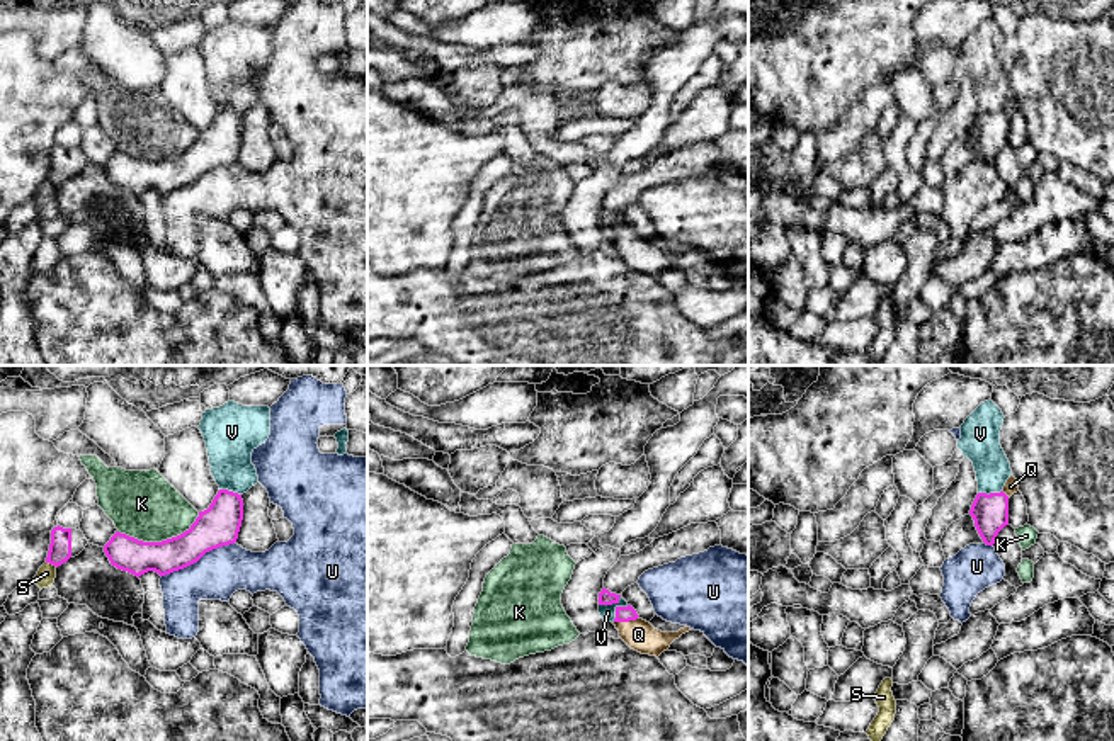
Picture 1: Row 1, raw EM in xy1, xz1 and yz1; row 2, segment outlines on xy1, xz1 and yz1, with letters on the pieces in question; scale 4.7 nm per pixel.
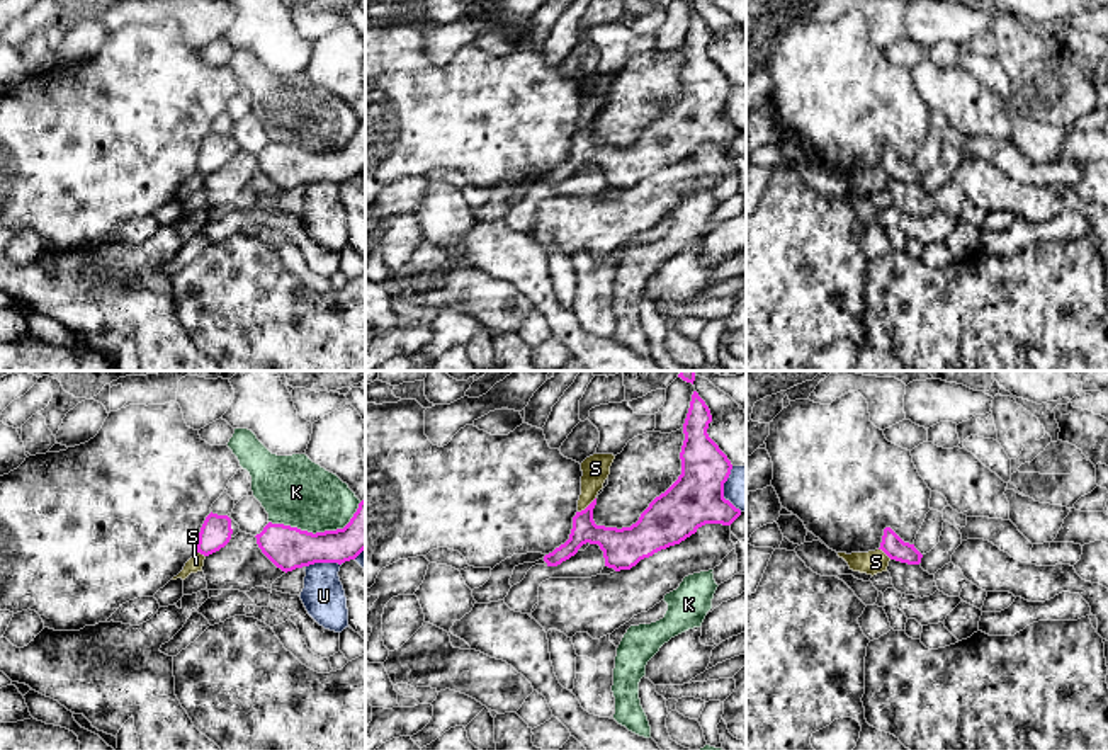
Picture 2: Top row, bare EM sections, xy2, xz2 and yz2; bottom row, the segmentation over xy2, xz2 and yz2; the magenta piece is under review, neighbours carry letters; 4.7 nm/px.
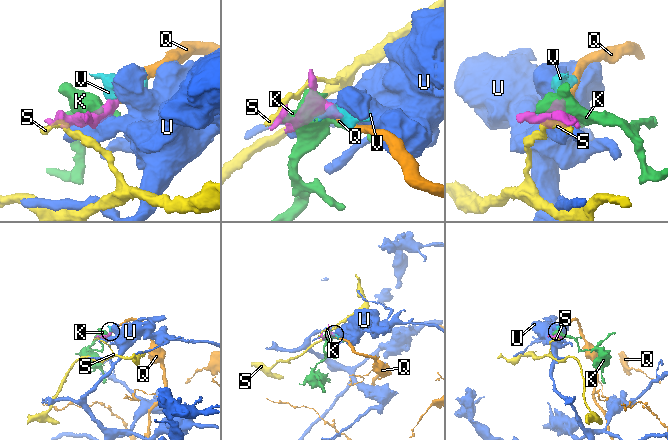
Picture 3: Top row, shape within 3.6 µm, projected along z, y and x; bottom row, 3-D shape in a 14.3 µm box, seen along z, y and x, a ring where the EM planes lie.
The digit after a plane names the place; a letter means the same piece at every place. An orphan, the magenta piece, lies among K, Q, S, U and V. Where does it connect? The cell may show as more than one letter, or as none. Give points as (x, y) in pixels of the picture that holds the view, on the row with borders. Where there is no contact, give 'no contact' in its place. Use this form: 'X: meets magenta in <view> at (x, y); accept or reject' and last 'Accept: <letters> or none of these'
K: meets magenta in xy2 at (318, 533); reject
Q: meets magenta in xz1 at (626, 621); accept
S: meets magenta in xz2 at (588, 505); reject
U: meets magenta in xy1 at (198, 559); reject
V: meets magenta in xz1 at (614, 602); reject
Accept: Q

